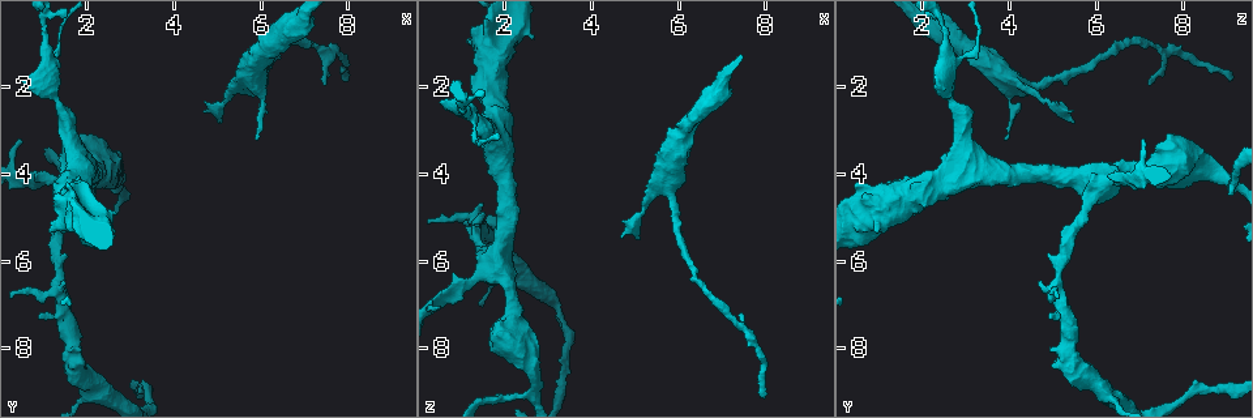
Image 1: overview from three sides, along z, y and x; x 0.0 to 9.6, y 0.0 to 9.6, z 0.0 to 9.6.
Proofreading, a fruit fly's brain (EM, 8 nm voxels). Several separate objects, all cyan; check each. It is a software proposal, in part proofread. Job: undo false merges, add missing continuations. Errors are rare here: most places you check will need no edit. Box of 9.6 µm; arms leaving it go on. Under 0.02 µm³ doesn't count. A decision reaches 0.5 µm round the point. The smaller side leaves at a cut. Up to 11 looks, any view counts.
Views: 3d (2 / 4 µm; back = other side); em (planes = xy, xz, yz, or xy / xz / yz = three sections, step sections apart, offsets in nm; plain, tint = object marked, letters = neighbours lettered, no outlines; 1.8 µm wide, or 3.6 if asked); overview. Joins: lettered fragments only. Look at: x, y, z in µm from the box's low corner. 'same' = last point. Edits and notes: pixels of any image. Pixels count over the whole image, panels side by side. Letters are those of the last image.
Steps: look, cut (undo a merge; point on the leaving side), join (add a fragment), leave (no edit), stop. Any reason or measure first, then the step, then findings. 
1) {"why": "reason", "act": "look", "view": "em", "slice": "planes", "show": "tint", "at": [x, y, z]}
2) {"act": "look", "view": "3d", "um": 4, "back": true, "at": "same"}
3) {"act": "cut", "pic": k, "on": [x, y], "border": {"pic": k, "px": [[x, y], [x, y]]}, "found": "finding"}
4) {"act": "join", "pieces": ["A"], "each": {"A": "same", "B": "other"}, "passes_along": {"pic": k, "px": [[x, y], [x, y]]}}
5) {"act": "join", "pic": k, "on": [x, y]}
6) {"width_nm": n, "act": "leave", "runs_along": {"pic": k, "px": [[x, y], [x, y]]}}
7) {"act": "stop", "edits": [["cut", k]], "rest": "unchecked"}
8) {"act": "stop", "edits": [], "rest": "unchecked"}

{"why": "free end", "act": "look", "view": "3d", "um": 2, "at": [5.05, 2.80, 5.50]}

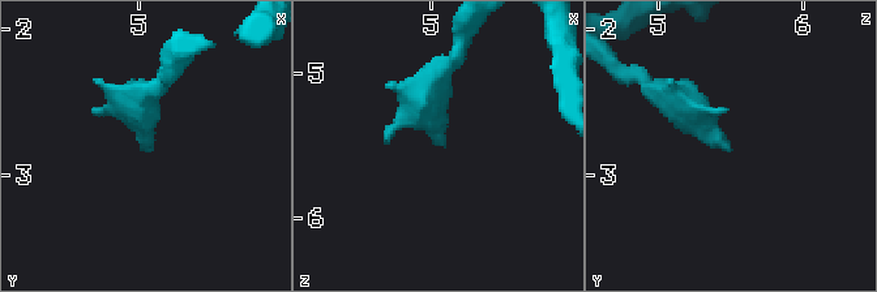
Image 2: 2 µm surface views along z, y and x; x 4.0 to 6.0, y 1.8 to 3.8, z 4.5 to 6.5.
{"act": "look", "view": "em", "slice": "planes", "show": "letters", "at": [5.06, 2.84, 5.48]}

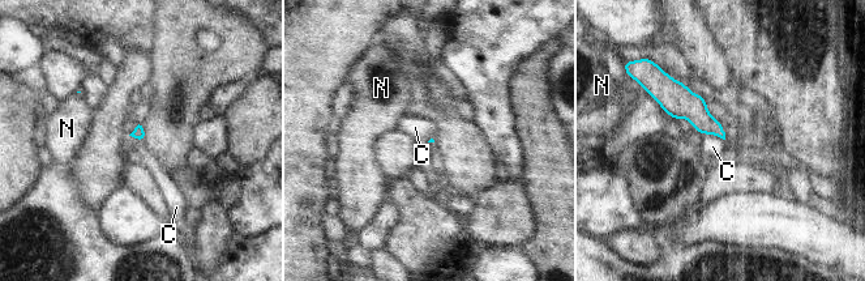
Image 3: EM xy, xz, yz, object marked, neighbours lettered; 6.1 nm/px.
{"act": "leave", "each": {"C": "other", "N": "other"}, "border": {"pic": 3, "px": [[705, 133], [715, 133], [724, 140]]}, "found": "no lettered fragment goes on from it"}

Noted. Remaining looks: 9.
{"why": "an open end", "act": "look", "view": "3d", "um": 4, "at": [5.85, 3.20, 3.85]}

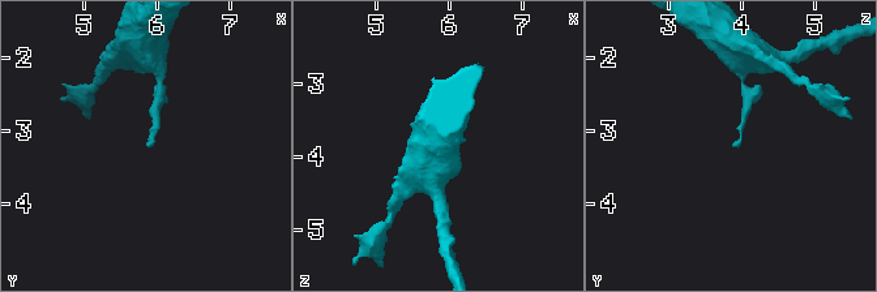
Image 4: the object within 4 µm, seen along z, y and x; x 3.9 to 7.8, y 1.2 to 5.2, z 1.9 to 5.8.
{"act": "look", "view": "em", "slice": "xy", "step": 8, "show": "letters", "at": [5.90, 3.20, 3.85]}

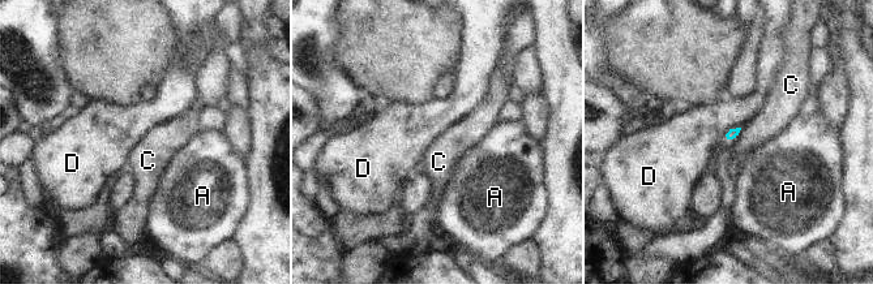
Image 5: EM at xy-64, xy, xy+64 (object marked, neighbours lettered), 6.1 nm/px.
{"why": "another direction", "act": "look", "view": "em", "slice": "planes", "show": "letters", "at": "same"}

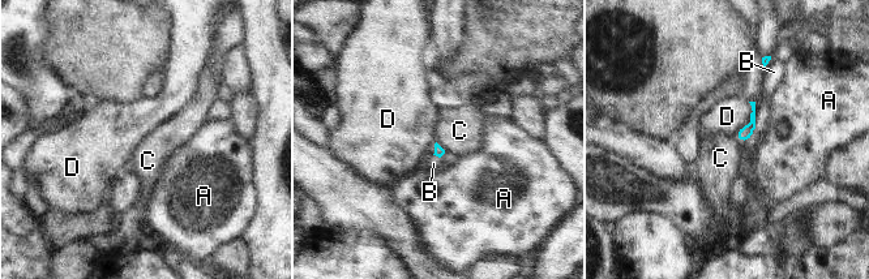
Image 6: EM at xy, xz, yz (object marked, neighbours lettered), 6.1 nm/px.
{"act": "leave", "each": {"A": "other", "B": "other", "C": "other", "D": "other"}, "border": {"pic": 6, "px": [[436, 141], [445, 151]]}, "found": "none of them fits"}

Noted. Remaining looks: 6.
{"why": "thin end", "act": "look", "view": "3d", "um": 4, "at": [8.00, 1.75, 9.15]}

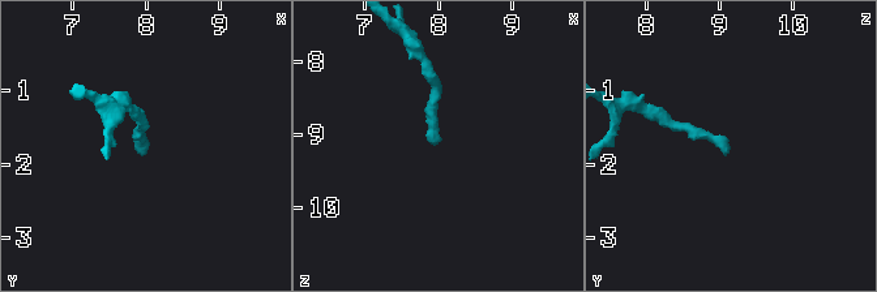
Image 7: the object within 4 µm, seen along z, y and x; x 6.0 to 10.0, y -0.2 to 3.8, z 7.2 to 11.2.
{"act": "look", "view": "em", "slice": "xz", "step": 16, "show": "tint", "at": [8.05, 1.85, 9.15]}

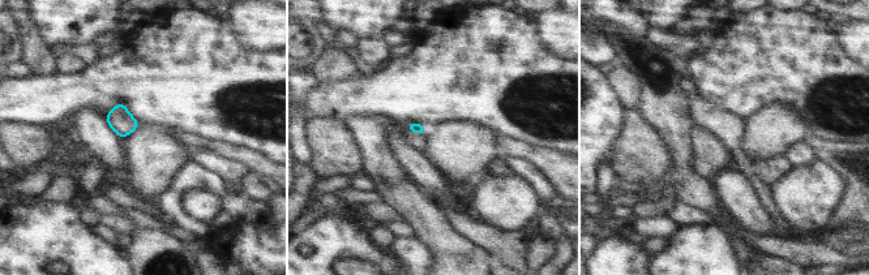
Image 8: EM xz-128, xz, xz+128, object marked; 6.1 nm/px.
{"why": "another direction", "act": "look", "view": "em", "slice": "yz", "step": 8, "show": "letters", "at": "same"}

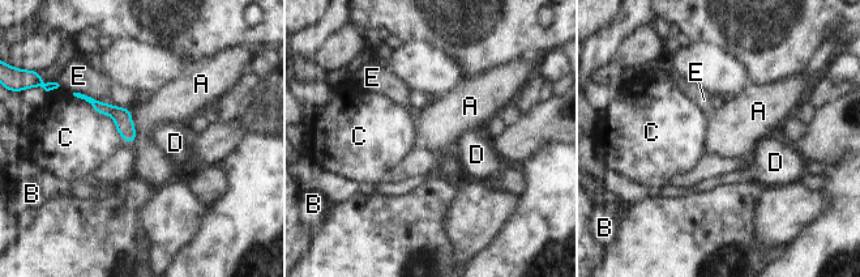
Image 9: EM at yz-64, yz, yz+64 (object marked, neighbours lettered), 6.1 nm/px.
{"act": "leave", "each": {"A": "other", "B": "other", "C": "other", "D": "other", "E": "other"}, "runs_along": {"pic": 9, "px": [[95, 103], [110, 109], [132, 136]]}, "found": "none of them fits"}

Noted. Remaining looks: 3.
{"why": "four or more arms meet", "act": "look", "view": "em", "um": 3.6, "slice": "planes", "show": "plain", "at": [1.65, 4.20, 6.15]}

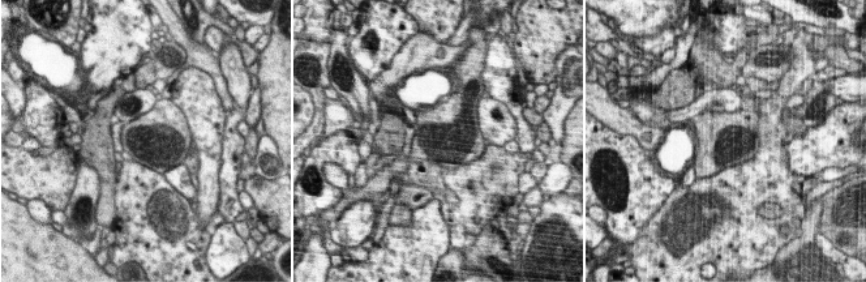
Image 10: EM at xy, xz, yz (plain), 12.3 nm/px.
{"why": "where the object lies", "act": "look", "view": "em", "um": 3.6, "slice": "planes", "show": "tint", "at": "same"}

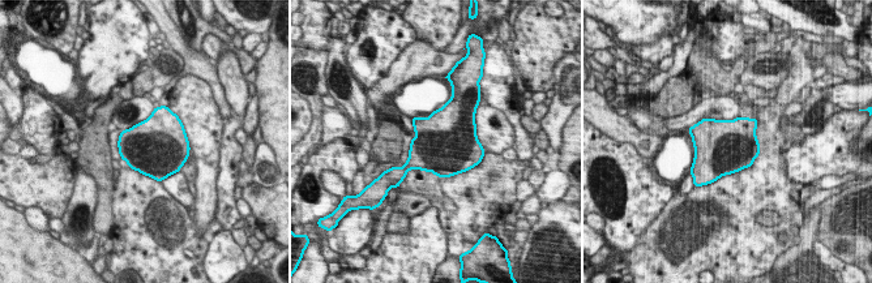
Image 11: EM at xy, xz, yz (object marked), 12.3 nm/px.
{"why": "see the neighbours", "act": "look", "view": "em", "um": 3.6, "slice": "planes", "show": "letters", "at": "same"}

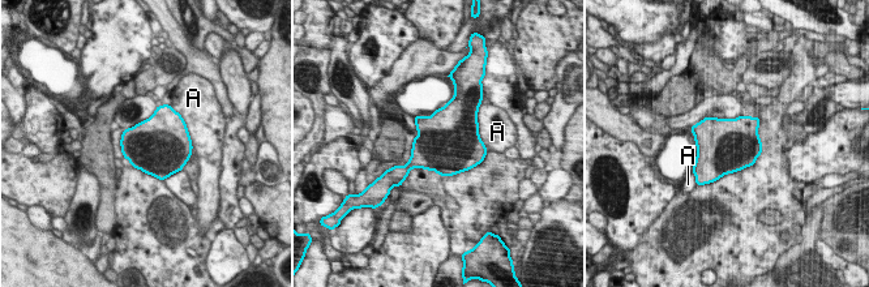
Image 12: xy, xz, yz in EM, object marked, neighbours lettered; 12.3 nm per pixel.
{"act": "leave", "each": {"A": "other"}, "border": {"pic": 12, "px": [[168, 105], [183, 119], [191, 140]]}, "found": "all the same neuron"}

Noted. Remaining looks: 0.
{"act": "stop", "edits": [], "rest": "unchecked"}

